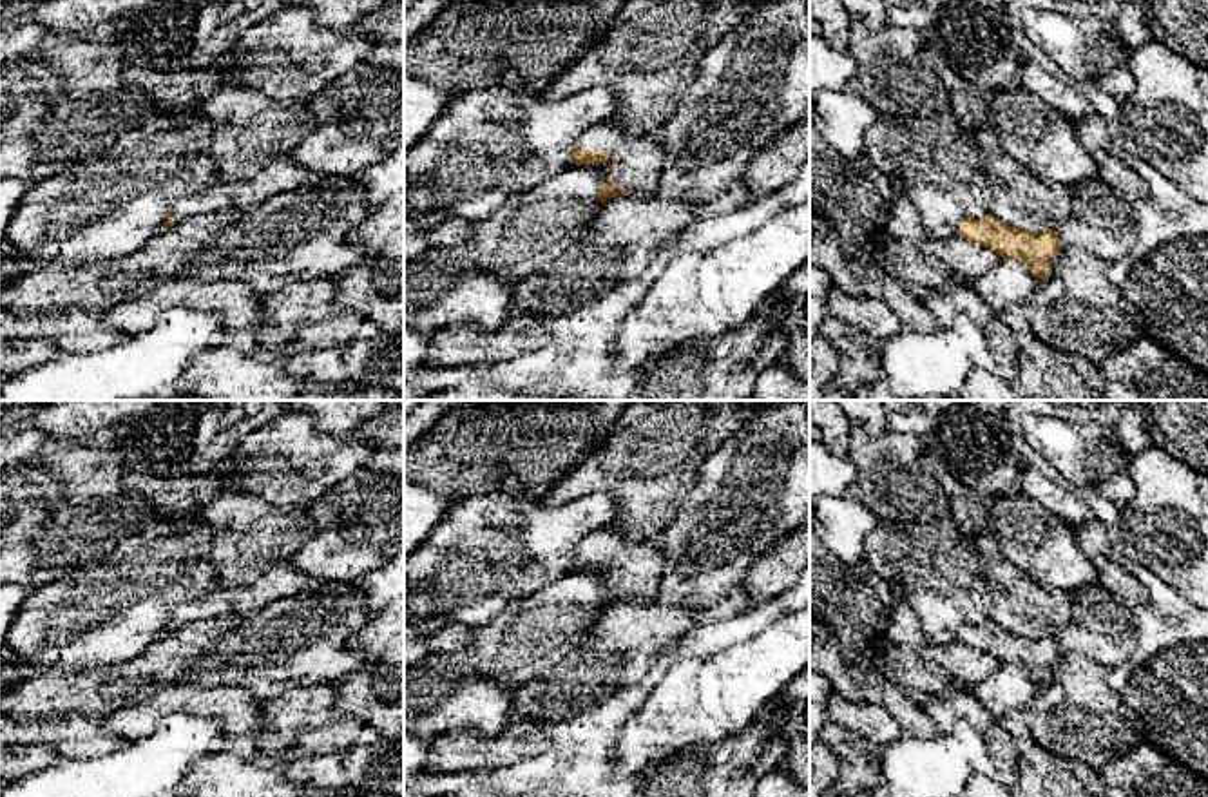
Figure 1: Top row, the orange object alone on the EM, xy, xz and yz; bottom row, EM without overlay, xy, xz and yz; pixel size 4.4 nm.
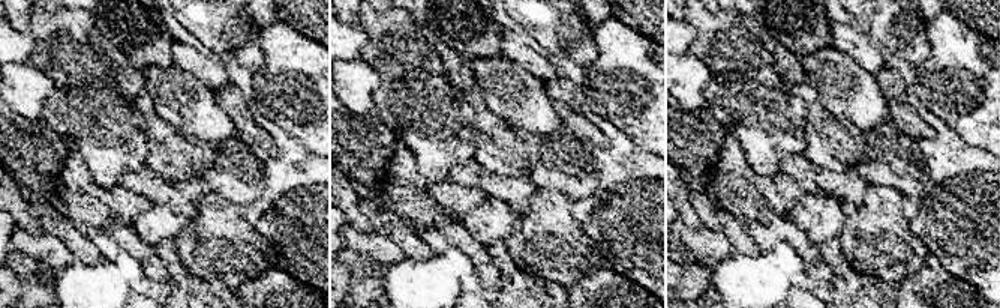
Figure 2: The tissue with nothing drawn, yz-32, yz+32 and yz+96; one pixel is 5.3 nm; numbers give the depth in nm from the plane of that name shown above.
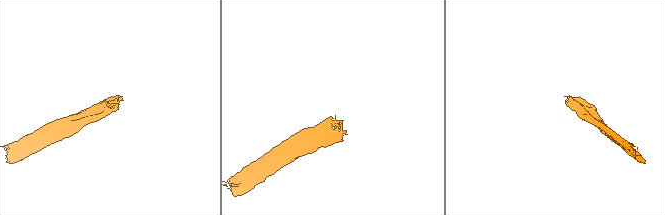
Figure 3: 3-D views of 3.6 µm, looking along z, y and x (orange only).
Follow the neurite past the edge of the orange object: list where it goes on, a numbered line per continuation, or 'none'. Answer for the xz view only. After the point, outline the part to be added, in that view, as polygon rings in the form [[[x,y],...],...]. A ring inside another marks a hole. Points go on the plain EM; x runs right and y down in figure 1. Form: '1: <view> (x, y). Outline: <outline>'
1: xz (640, 566). Outline: [[[605,527],[587,534],[578,552],[610,558],[599,572],[616,594],[656,598],[665,567],[657,538],[634,542],[621,529]]]

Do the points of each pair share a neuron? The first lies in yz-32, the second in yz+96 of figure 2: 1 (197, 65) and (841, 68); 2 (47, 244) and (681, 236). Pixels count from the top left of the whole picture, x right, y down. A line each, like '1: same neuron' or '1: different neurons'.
1: different neurons
2: same neuron

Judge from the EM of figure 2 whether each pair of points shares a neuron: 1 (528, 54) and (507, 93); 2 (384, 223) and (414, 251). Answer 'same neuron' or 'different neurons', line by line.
1: different neurons
2: same neuron

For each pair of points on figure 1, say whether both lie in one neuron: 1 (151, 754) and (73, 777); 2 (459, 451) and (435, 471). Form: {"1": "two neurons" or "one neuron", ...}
{"1": "one neuron", "2": "one neuron"}

